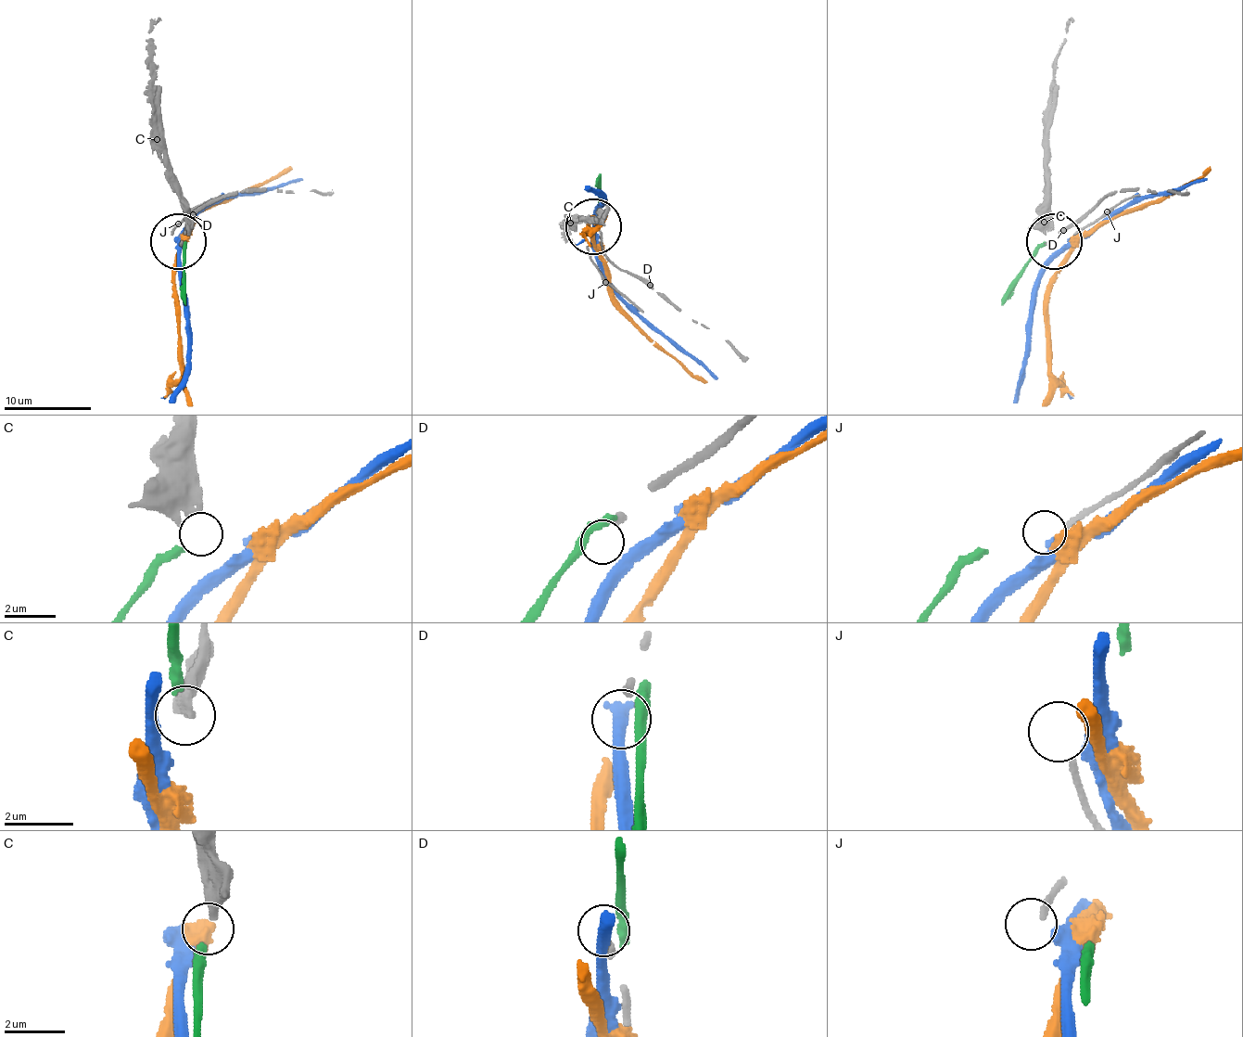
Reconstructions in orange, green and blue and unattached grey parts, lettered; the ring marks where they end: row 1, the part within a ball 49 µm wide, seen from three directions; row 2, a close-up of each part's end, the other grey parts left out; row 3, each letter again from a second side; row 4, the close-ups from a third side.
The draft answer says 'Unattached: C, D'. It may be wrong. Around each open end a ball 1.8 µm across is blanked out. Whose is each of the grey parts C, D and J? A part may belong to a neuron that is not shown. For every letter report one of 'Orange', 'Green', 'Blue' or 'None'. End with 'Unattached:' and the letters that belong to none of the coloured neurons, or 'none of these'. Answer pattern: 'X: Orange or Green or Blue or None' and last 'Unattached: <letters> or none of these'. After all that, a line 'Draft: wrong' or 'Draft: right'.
C: None
D: None
J: None
Unattached: C, D, J
Draft: wrong

